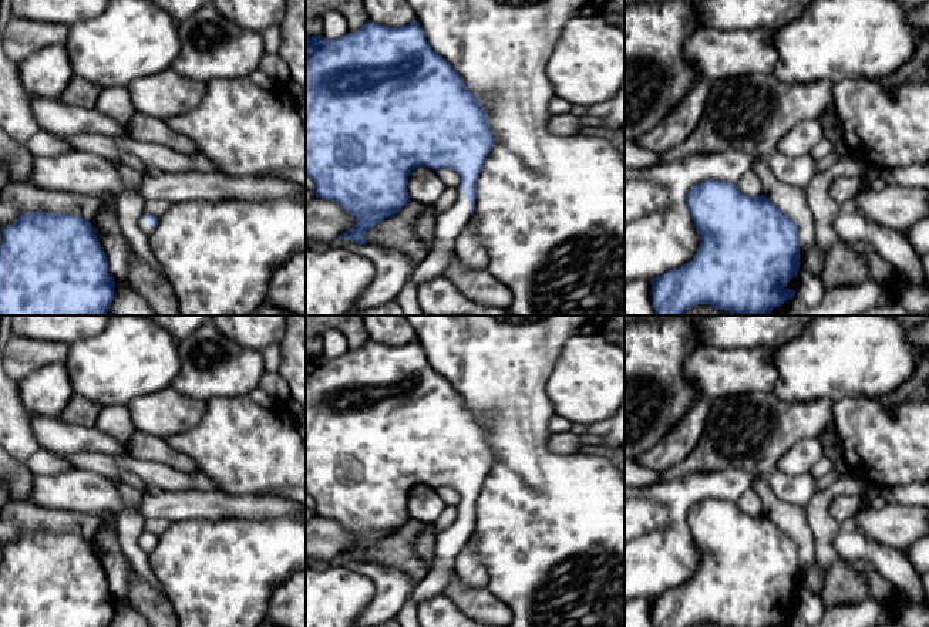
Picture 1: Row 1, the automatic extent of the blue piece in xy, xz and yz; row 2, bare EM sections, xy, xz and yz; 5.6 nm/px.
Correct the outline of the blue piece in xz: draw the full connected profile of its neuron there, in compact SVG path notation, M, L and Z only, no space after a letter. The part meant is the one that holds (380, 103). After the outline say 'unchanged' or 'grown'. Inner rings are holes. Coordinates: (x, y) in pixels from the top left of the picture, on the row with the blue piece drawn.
M417 20L411 21L408 26L404 27L386 27L368 21L367 24L361 26L356 33L347 33L337 40L327 40L322 36L306 37L306 176L310 176L314 181L317 198L336 202L351 216L357 218L357 223L347 232L341 233L339 239L349 239L359 245L366 245L366 235L374 225L377 225L386 218L397 215L410 202L407 185L408 176L413 169L418 166L427 166L435 171L440 168L447 168L455 169L461 176L461 183L457 188L458 199L455 205L438 215L434 246L430 249L427 257L415 266L415 270L411 277L414 287L418 287L425 282L434 280L437 277L444 277L445 269L448 267L455 253L455 240L472 218L474 203L477 199L478 176L492 146L494 132L488 124L488 114L485 108L479 104L478 98L467 88L465 82L462 81L461 75L454 70L454 67L431 48Z; grown

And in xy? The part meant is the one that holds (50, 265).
M27 212L1 230L0 316L108 313L115 282L91 222Z; unchanged

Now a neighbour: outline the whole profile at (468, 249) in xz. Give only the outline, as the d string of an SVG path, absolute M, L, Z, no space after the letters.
M472 215L467 227L455 240L455 256L467 269L487 269L488 254L477 237L477 218Z

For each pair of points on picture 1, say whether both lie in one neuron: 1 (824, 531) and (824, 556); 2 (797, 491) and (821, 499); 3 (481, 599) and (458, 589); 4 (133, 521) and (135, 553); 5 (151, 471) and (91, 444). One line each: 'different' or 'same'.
1: same
2: different
3: same
4: same
5: different

